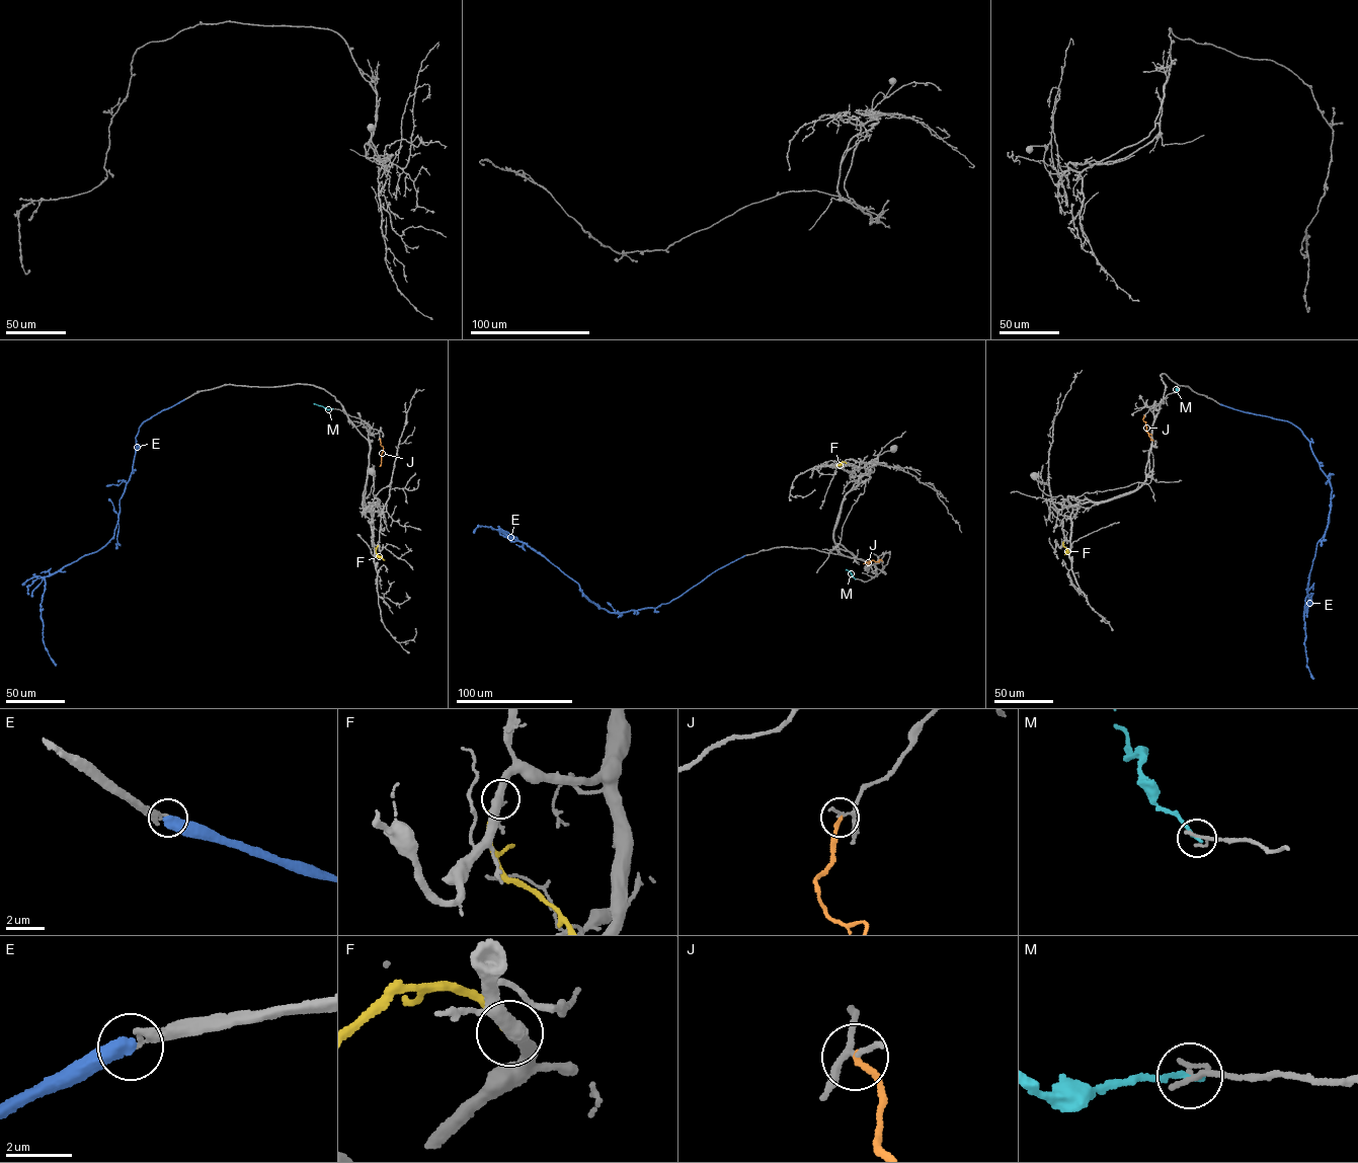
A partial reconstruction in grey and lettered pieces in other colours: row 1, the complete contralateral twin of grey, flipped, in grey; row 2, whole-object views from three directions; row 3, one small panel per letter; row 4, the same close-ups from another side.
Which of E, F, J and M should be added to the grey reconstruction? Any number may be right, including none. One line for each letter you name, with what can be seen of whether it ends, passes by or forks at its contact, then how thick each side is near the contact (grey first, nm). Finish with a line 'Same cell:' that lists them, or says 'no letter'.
E: it ends there; 200 nm thick on the grey side, 500 nm on the other
Same cell: E

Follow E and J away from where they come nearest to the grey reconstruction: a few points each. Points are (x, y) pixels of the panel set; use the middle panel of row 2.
E: (745, 555), (666, 603), (654, 608), (611, 612), (588, 601), (578, 584), (507, 532), (481, 526), (473, 532)
J: (881, 561), (863, 563)

